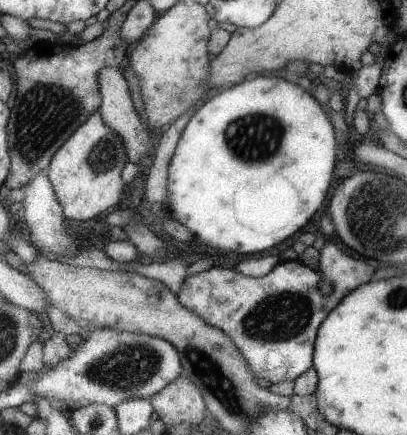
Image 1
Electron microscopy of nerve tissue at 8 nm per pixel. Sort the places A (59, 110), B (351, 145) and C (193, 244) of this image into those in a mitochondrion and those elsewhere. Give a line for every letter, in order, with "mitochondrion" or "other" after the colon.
A: mitochondrion
B: other
C: other

